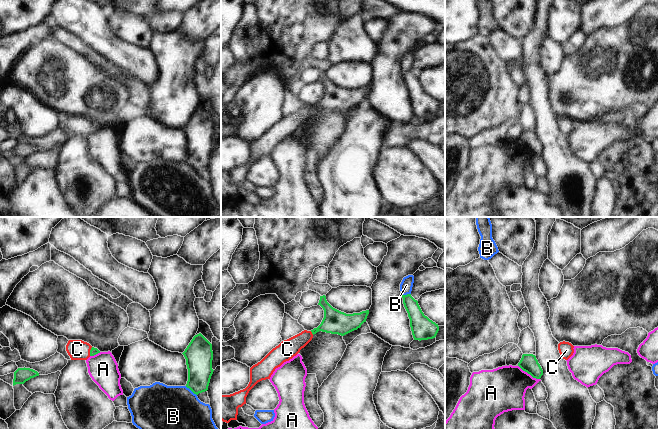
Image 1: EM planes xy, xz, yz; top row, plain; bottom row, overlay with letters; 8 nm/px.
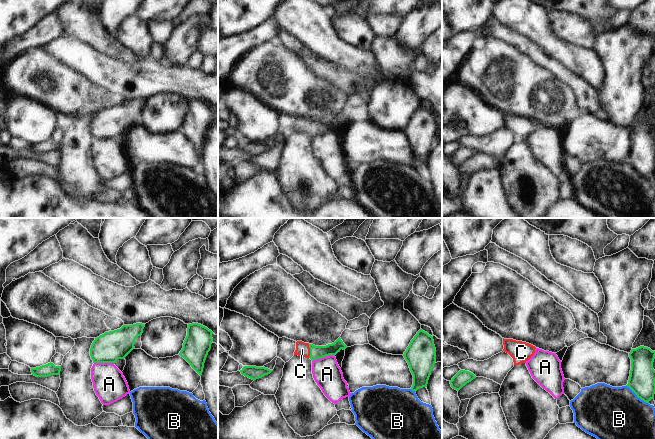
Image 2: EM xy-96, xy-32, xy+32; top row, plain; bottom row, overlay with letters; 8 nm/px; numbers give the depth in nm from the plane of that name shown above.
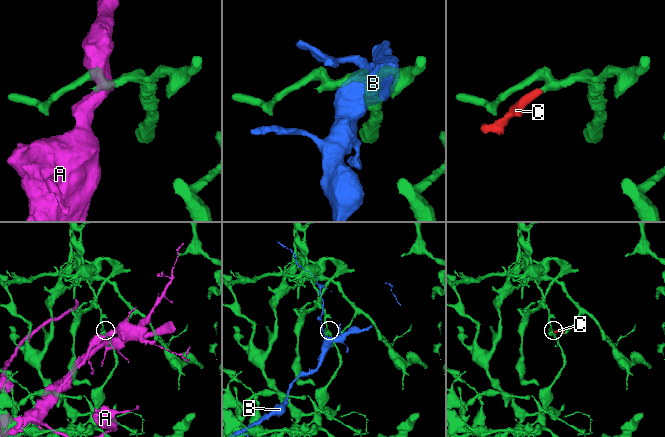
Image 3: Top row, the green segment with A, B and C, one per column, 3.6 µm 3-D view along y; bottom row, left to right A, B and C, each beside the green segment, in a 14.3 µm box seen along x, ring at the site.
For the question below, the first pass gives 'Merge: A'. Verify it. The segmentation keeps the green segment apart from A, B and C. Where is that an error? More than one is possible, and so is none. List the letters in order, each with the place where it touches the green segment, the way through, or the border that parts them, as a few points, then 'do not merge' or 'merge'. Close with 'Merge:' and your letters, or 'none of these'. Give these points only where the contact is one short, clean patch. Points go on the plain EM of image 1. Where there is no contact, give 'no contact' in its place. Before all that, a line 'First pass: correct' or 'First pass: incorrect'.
First pass: incorrect
A: meets green in yz at (529, 149); do not merge
B: meets green in xy at (191, 166); do not merge
C: meets green in xy at (90, 127); runs through xy (93, 127), (90, 127), (77, 125); merge
Merge: C

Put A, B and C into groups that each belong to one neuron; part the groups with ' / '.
A / B / C

